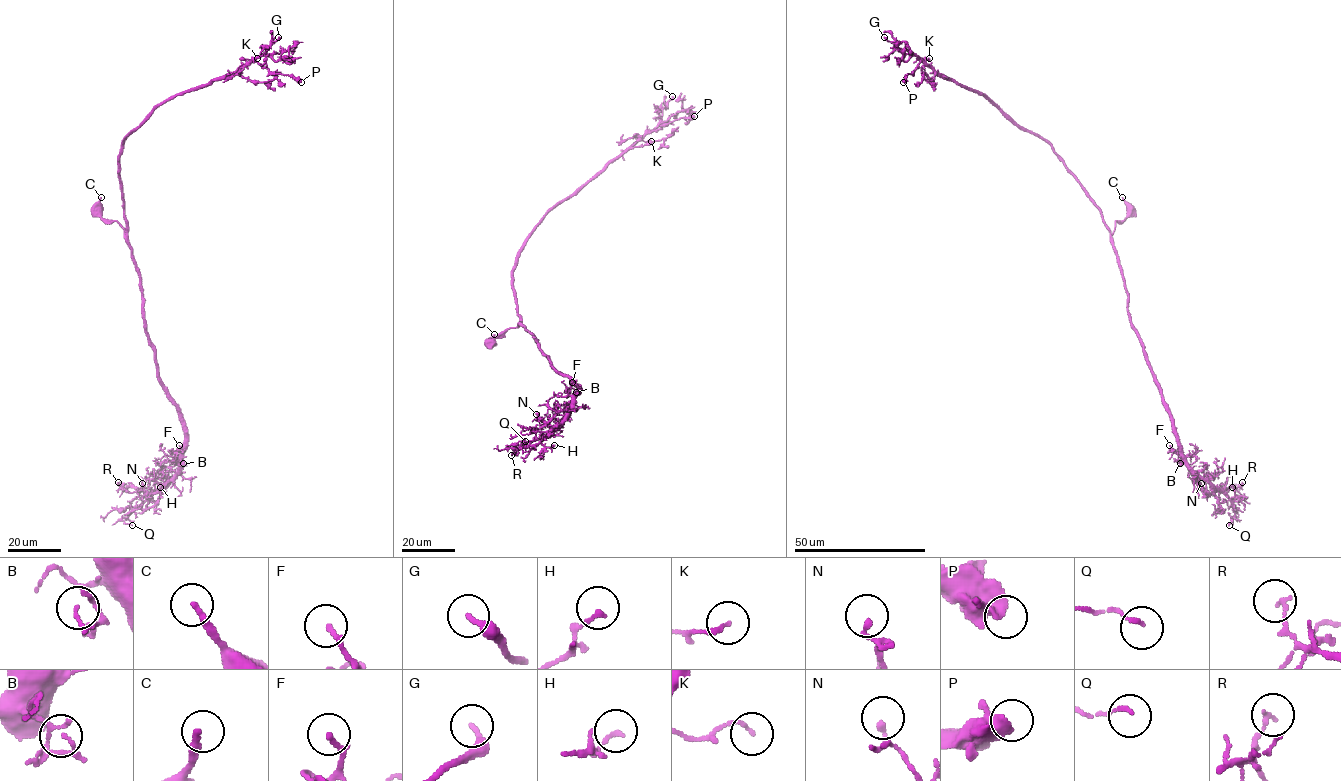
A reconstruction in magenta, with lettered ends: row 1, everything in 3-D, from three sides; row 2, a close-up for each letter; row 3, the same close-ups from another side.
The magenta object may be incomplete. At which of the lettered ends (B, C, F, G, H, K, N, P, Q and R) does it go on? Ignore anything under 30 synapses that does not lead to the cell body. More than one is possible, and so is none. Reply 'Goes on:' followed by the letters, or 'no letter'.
Goes on: G

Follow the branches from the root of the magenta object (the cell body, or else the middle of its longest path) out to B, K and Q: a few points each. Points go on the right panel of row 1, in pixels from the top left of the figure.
B: (1130, 211), (1123, 221), (1116, 222), (1110, 241), (1124, 277), (1130, 324), (1169, 412), (1182, 459), (1180, 463)
K: (1130, 211), (1110, 238), (1101, 210), (1049, 143), (985, 95), (940, 76), (929, 58)
Q: (1130, 211), (1116, 222), (1110, 238), (1130, 324), (1167, 407), (1180, 455), (1231, 501), (1234, 517), (1229, 525)

